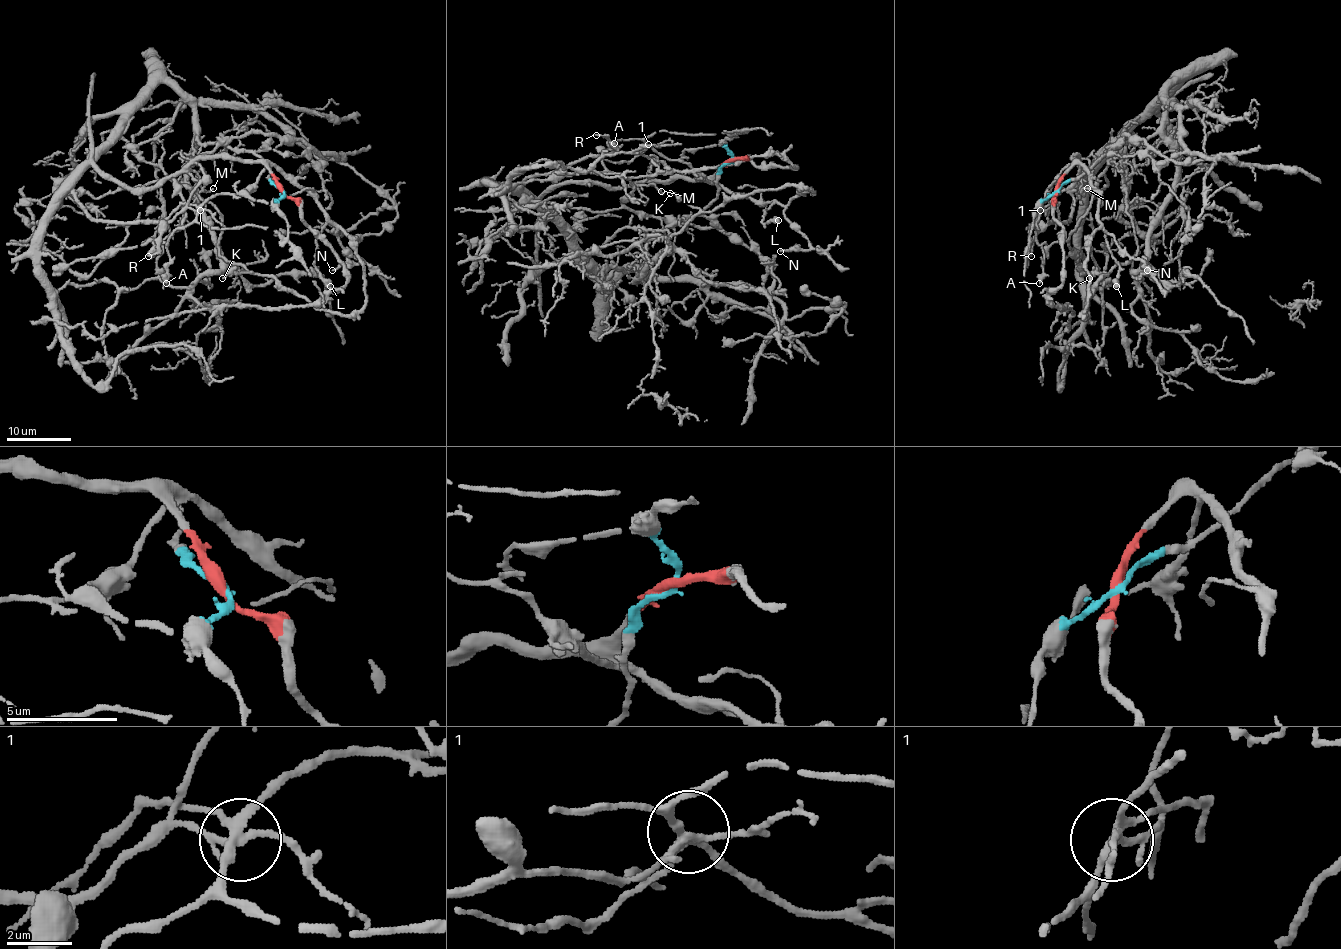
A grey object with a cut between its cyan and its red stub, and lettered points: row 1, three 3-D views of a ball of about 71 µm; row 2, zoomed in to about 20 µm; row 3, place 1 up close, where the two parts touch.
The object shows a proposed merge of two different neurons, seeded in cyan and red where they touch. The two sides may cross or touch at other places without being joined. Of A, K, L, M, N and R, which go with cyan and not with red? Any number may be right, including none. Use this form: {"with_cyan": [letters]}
{"with_cyan": ["R"]}

